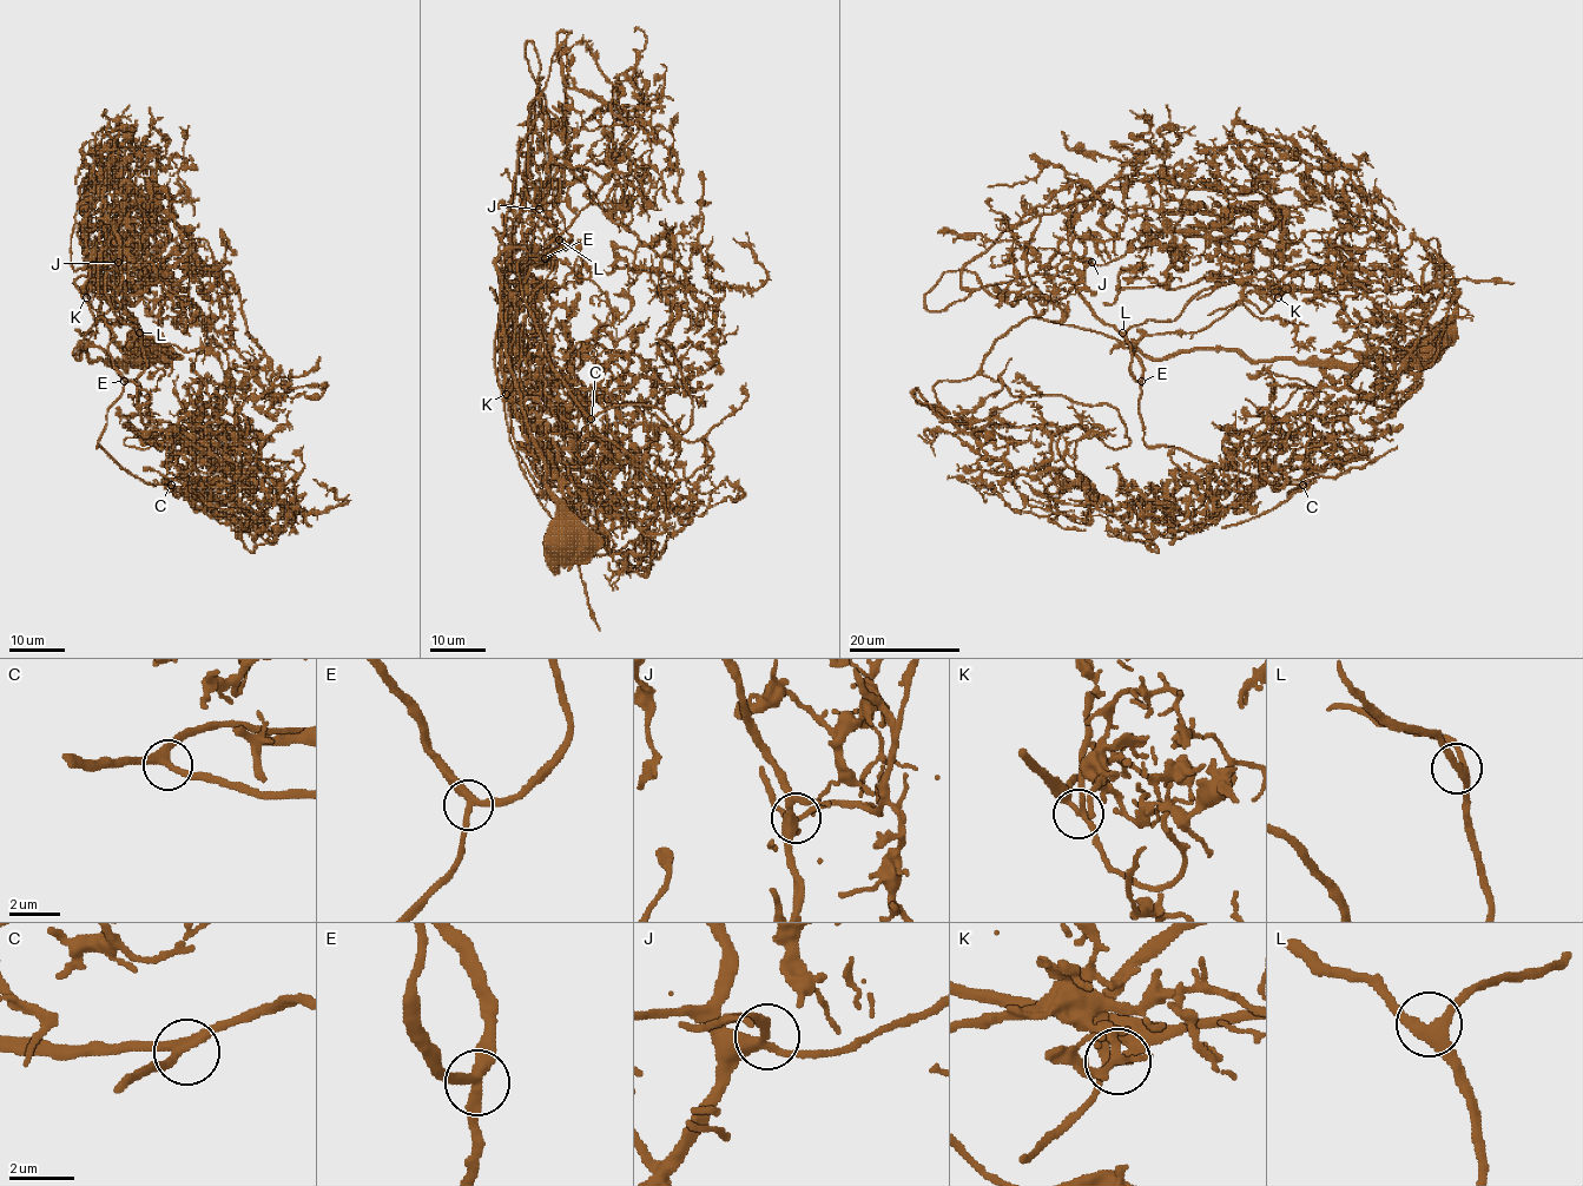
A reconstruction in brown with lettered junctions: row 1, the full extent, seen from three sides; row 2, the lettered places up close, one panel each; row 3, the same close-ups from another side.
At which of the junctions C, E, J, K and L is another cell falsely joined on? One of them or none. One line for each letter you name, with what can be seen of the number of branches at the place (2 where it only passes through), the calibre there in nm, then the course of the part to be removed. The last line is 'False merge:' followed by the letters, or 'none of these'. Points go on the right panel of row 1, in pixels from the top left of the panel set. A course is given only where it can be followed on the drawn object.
False merge: none of these

